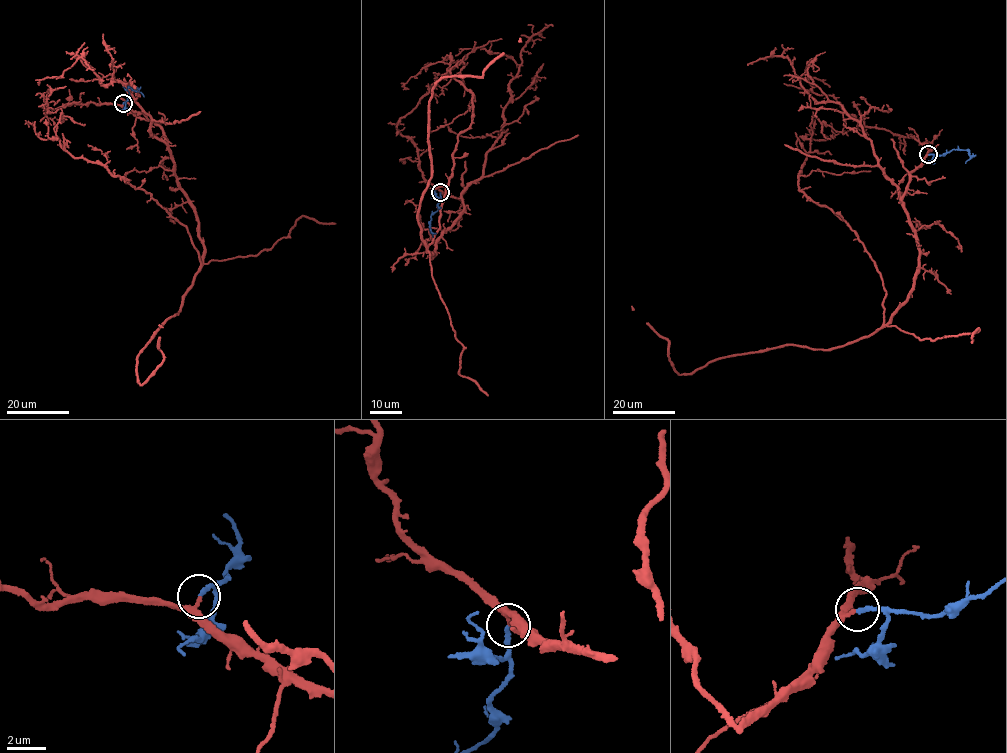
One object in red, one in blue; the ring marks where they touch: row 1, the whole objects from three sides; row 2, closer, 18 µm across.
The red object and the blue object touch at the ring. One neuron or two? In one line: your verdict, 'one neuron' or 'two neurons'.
one neuron

